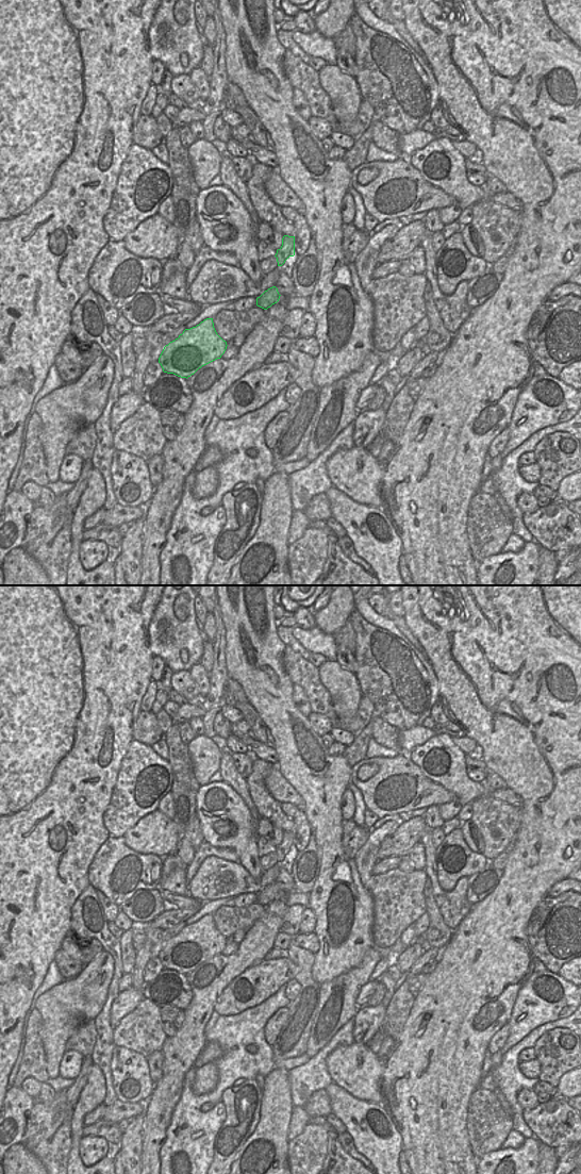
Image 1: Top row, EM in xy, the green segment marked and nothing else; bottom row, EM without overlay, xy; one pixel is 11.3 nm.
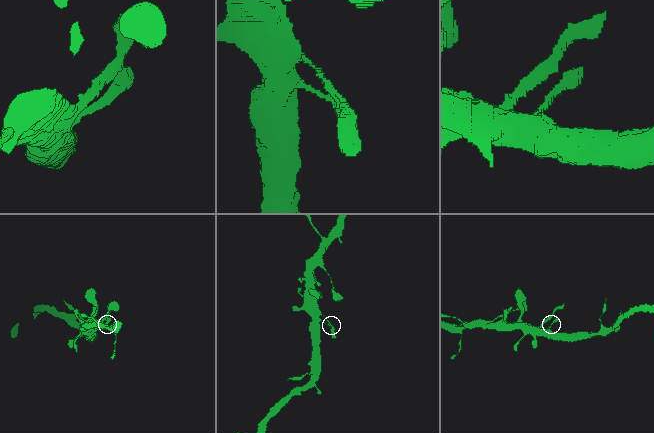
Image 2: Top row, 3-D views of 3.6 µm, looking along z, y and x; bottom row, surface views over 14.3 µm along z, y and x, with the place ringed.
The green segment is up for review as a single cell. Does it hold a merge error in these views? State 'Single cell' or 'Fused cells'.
Single cell.

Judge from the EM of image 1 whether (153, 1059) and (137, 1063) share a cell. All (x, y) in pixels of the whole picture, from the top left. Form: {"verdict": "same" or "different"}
{"verdict": "different"}

